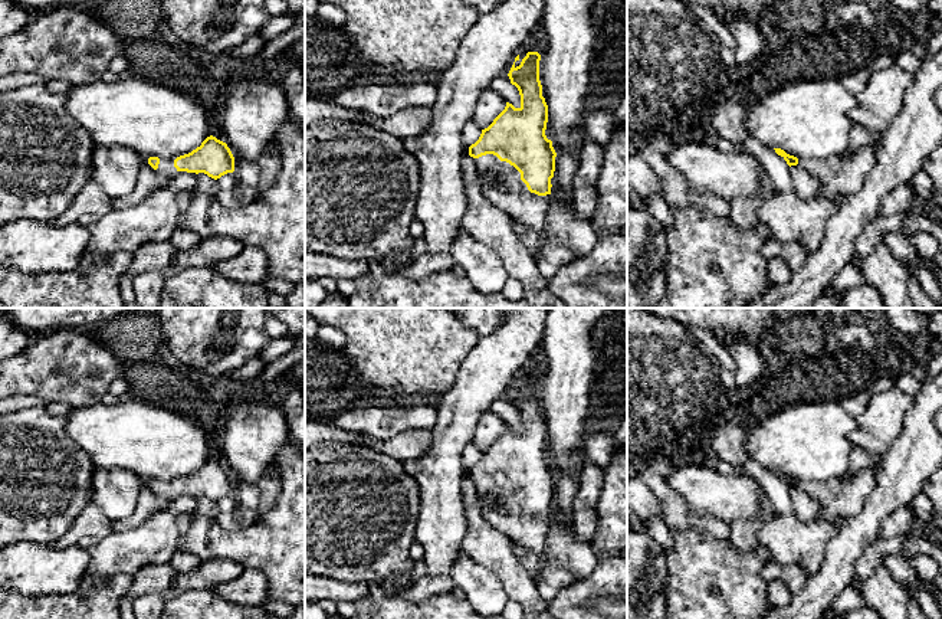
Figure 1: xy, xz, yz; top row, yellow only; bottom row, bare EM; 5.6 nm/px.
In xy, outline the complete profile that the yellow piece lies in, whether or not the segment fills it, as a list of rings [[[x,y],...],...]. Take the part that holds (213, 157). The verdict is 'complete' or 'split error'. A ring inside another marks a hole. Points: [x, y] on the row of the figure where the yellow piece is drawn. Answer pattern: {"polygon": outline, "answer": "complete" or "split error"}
{"polygon": [[[207,137],[200,147],[174,160],[177,171],[204,173],[217,180],[234,171],[234,157],[226,143]]], "answer": "complete"}

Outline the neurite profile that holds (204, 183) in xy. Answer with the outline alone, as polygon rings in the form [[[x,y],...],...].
[[[204,173],[197,174],[197,190],[204,191],[210,196],[216,196],[220,191],[217,180],[209,177]]]

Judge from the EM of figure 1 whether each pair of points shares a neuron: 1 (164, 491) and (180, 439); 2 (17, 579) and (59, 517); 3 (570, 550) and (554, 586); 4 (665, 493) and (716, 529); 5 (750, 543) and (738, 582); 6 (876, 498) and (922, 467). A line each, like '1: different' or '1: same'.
1: different
2: different
3: different
4: same
5: different
6: same

